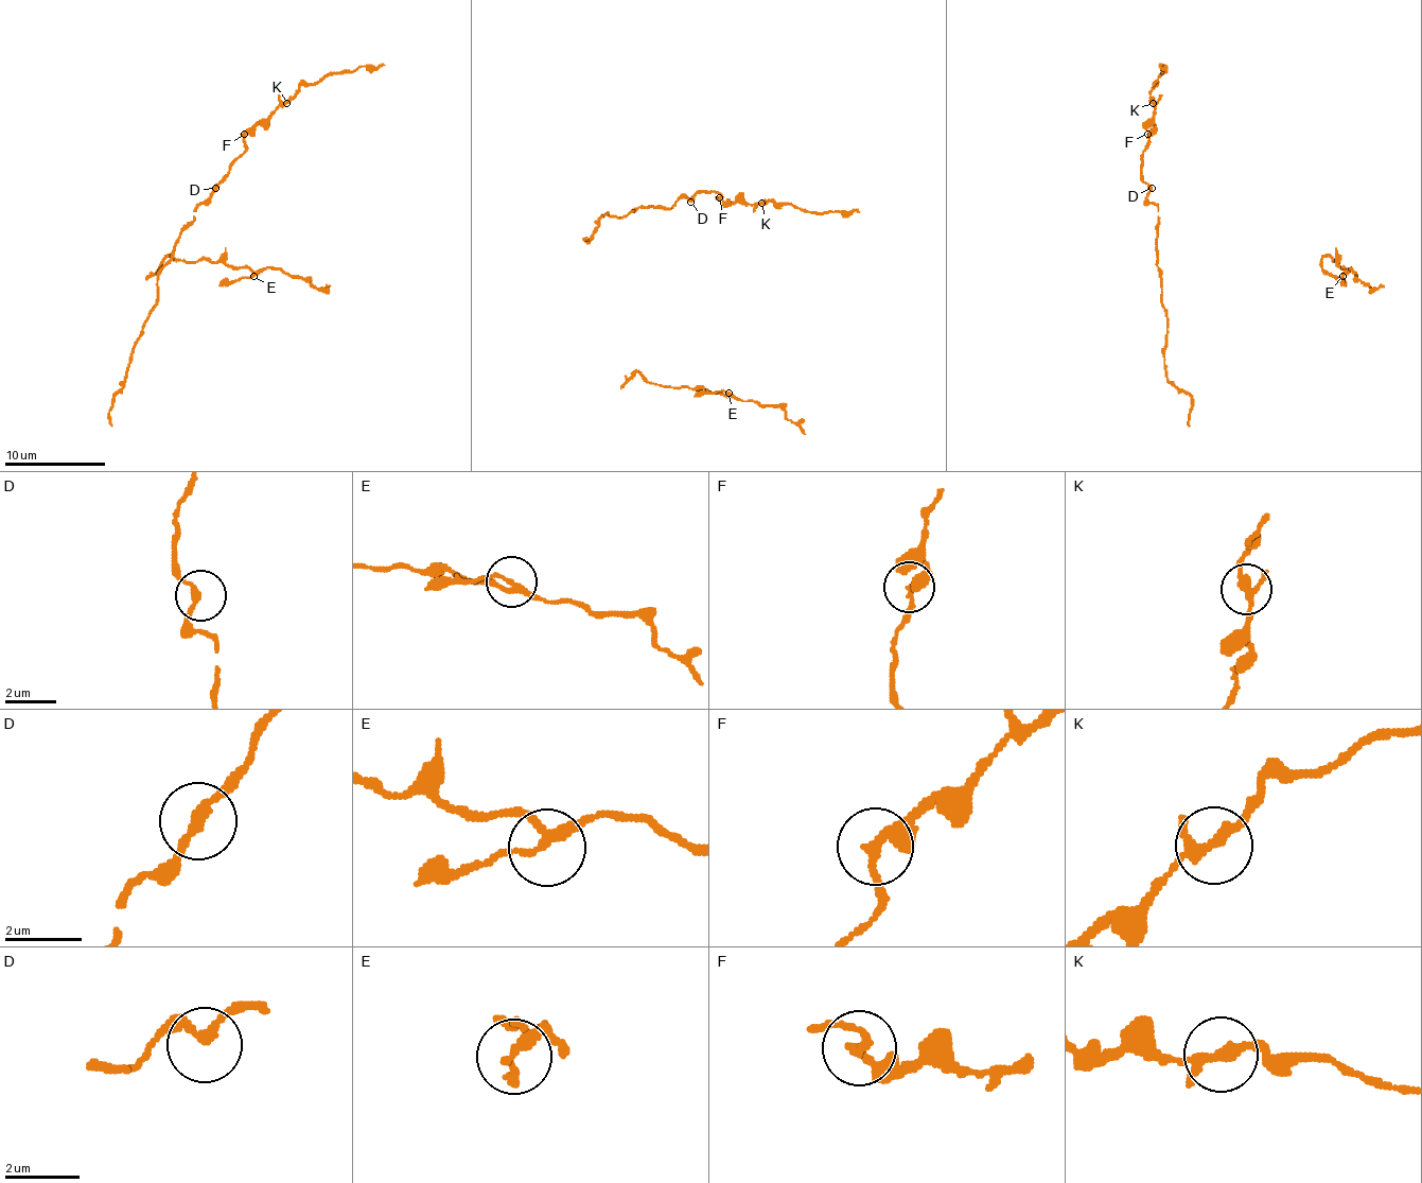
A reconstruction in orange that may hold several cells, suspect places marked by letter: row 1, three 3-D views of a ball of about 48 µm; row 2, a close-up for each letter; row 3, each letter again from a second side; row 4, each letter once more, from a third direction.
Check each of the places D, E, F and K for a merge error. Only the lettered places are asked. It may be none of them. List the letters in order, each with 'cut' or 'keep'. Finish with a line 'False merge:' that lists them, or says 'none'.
D: keep
E: keep
F: keep
K: keep
False merge: none

